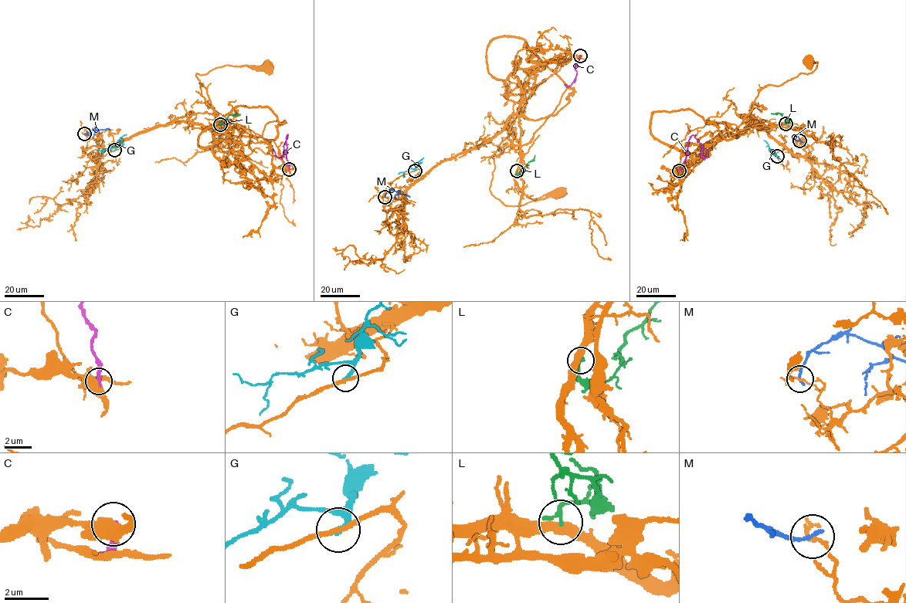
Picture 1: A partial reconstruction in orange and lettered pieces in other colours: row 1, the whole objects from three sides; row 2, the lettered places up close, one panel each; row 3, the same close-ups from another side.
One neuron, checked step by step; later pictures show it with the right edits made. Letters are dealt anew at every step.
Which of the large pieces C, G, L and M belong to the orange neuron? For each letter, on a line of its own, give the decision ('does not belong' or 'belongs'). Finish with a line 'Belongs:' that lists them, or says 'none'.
C: does not belong
G: does not belong
L: belongs
M: does not belong
Belongs: L

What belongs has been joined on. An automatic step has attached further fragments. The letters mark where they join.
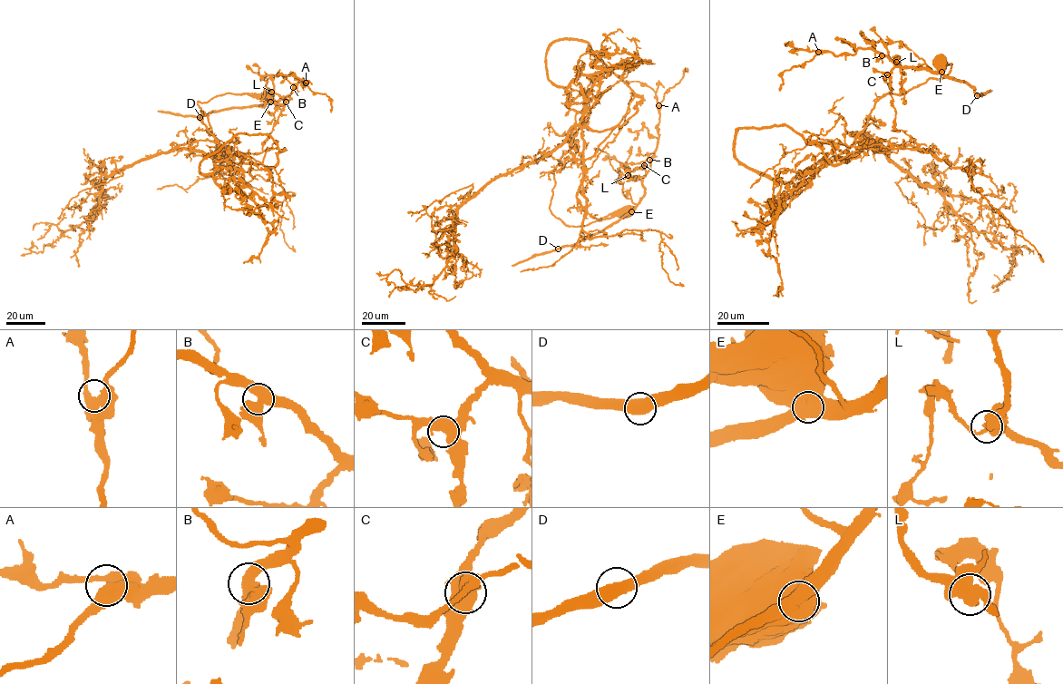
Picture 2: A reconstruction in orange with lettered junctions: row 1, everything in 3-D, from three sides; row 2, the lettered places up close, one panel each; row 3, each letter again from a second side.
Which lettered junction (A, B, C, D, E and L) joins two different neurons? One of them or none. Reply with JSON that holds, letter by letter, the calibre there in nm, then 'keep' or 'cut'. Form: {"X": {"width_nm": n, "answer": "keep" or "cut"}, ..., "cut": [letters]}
{"A": {"width_nm": 600, "answer": "keep"}, "B": {"width_nm": 500, "answer": "keep"}, "C": {"width_nm": 650, "answer": "keep"}, "D": {"width_nm": 650, "answer": "keep"}, "E": {"width_nm": 1250, "answer": "cut"}, "L": {"width_nm": 480, "answer": "keep"}, "cut": ["E"]}

